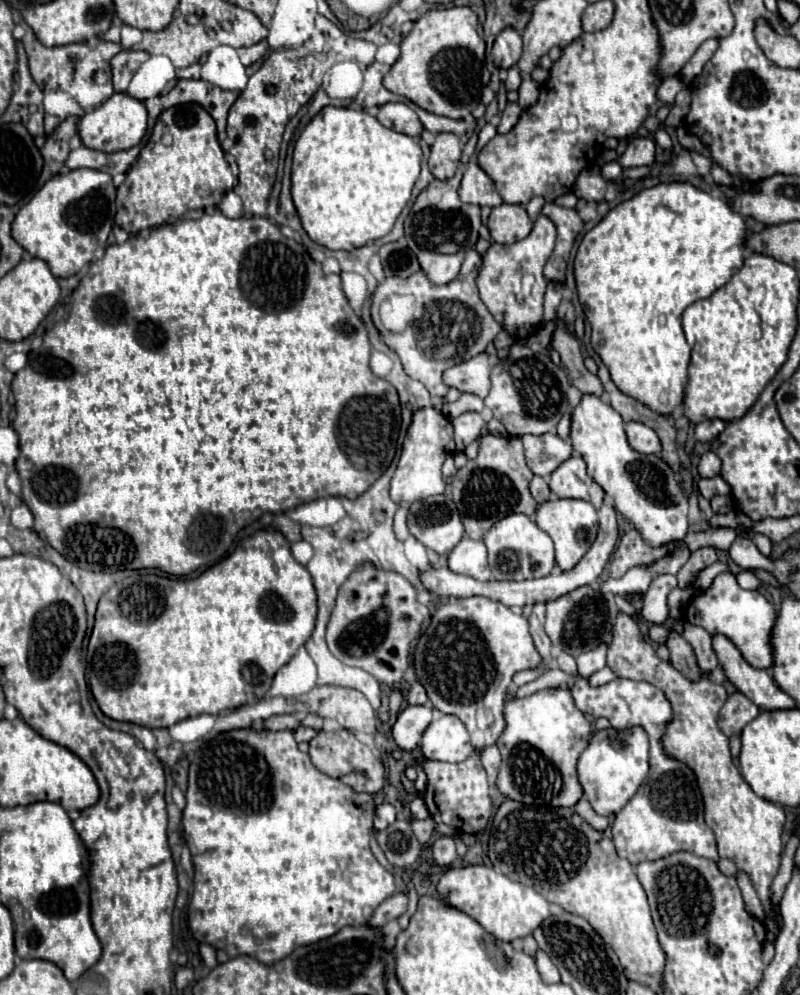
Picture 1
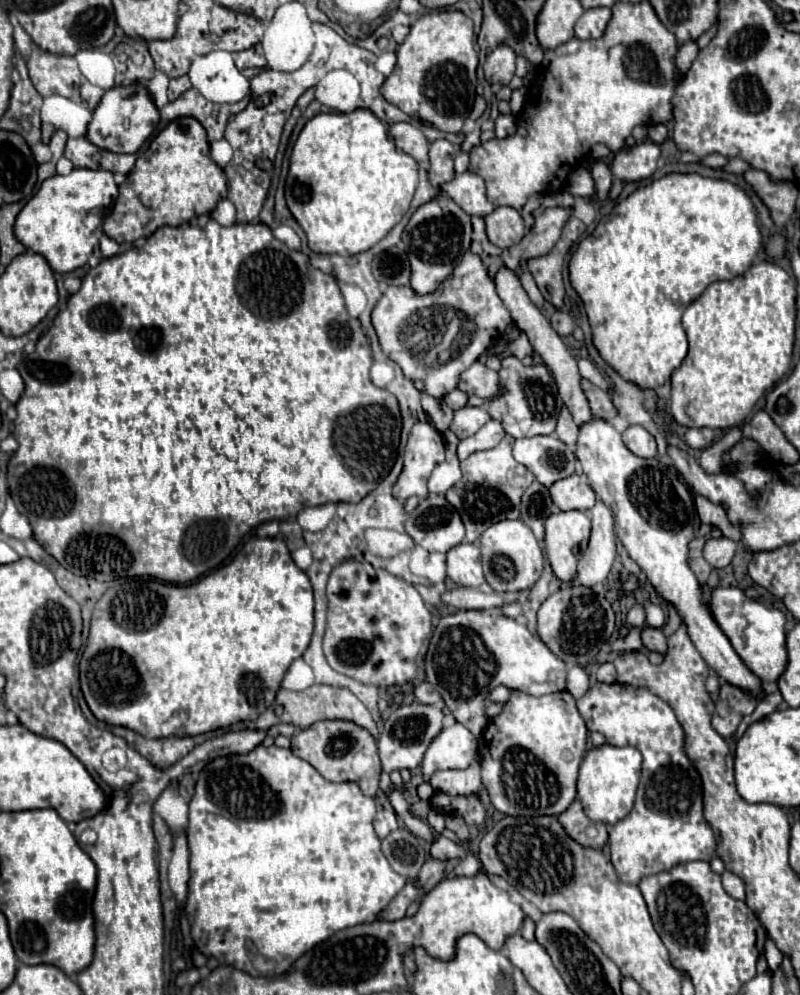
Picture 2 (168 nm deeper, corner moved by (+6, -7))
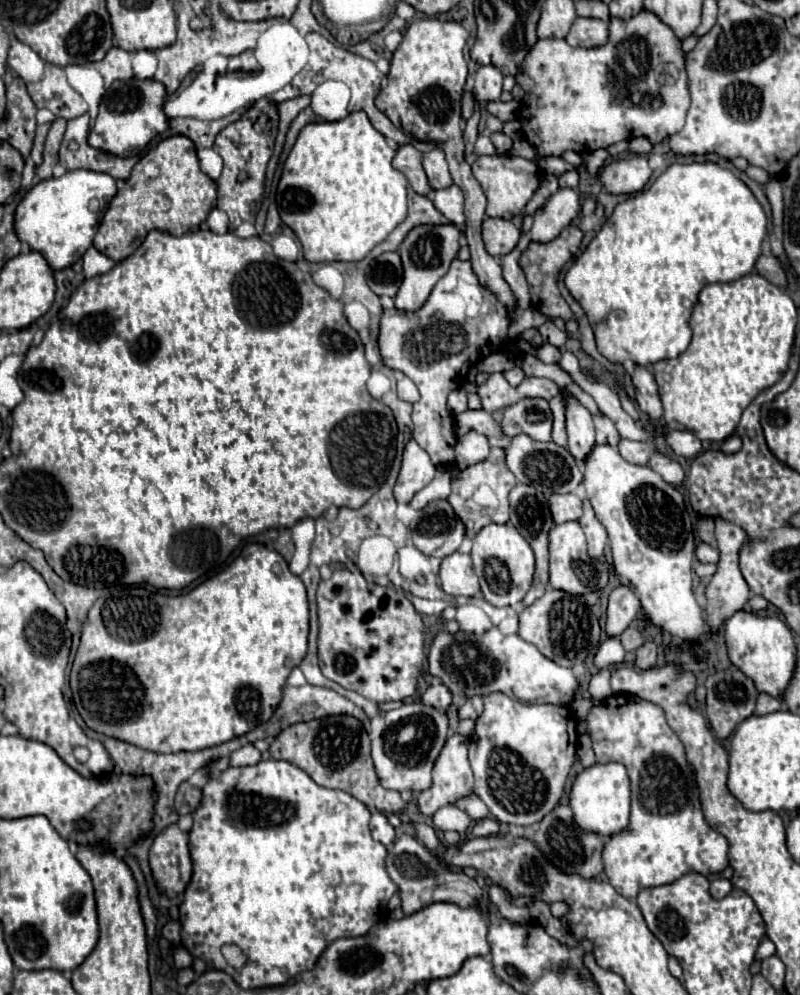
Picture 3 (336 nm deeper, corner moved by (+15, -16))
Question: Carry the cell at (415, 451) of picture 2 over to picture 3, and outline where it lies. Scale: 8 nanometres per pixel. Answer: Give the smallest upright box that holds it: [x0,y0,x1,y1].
[395,440,437,504]

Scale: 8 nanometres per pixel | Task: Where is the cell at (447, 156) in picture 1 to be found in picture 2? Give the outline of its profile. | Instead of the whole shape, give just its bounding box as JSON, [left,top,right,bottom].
[428,139,454,187]

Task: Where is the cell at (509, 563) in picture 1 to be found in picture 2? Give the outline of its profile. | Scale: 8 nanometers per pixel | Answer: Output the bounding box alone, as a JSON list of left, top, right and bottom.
[480,521,544,591]

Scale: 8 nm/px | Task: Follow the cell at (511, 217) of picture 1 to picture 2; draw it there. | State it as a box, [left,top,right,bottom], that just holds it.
[484,207,526,249]

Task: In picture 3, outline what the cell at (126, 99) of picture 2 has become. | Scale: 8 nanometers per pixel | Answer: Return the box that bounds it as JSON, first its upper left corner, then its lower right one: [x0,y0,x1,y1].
[89,78,169,158]

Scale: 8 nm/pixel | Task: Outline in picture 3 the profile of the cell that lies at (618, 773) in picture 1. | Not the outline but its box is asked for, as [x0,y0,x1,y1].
[569,762,631,838]

